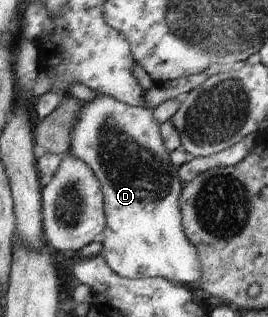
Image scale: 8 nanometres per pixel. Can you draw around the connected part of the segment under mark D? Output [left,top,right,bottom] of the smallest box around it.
[71,93,201,285]

